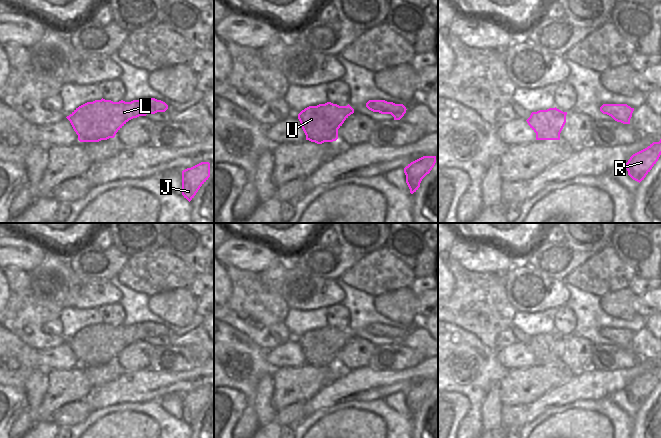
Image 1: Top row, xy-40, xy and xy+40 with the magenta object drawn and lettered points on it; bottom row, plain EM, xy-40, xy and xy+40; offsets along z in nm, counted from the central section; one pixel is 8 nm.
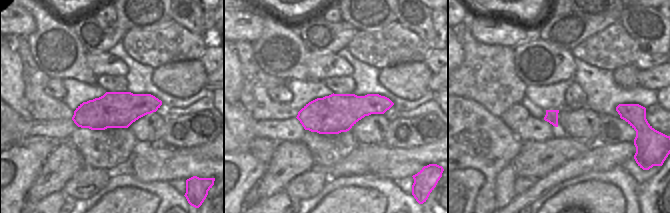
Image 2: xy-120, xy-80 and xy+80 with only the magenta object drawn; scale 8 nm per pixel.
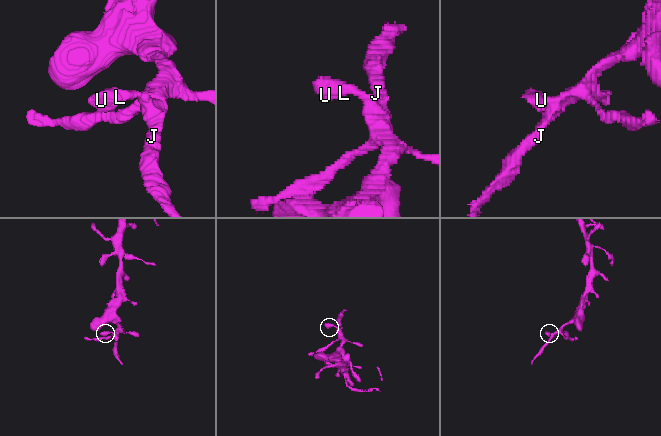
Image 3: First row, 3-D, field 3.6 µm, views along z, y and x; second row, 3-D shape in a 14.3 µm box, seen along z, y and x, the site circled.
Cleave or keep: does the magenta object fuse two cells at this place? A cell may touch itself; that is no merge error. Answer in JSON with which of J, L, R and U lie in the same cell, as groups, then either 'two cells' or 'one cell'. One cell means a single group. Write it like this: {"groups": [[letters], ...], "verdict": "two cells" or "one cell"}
{"groups": [["J", "L", "R", "U"]], "verdict": "one cell"}

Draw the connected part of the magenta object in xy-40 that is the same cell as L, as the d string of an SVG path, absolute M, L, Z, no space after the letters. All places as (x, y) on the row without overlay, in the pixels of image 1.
M102 322L79 330L66 342L80 366L99 366L114 362L133 342L165 336L167 333L165 326L155 322L141 322L131 326L113 326Z

